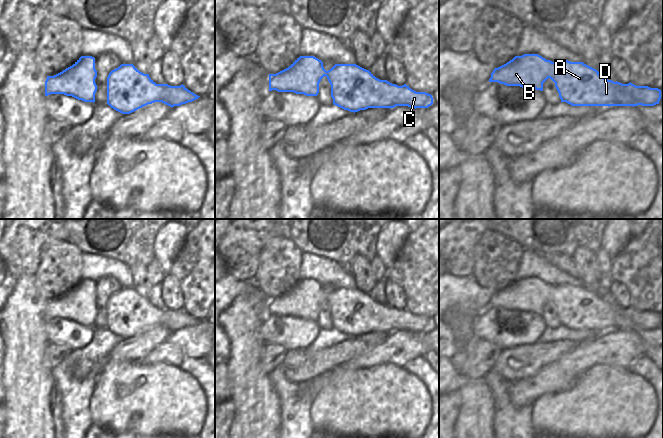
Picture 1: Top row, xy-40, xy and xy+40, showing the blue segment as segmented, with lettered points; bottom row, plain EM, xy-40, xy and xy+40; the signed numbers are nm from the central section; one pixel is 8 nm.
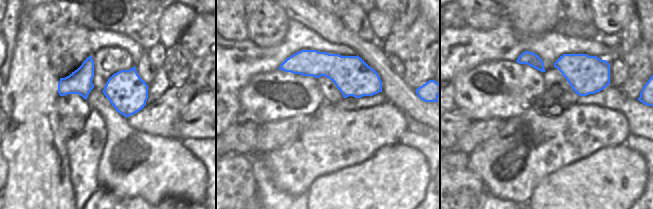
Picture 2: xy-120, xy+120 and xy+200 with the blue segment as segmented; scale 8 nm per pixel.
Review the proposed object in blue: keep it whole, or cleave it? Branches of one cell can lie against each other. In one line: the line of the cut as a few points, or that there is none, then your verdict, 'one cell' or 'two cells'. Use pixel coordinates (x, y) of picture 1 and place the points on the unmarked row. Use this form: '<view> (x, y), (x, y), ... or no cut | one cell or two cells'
no cut | one cell

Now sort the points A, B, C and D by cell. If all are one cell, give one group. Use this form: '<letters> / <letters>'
A B C D

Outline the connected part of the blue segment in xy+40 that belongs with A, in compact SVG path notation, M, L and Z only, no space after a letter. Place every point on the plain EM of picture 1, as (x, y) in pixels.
M538 278L515 280L506 288L495 292L489 306L498 306L506 310L520 310L543 315L543 307L550 302L559 317L561 326L572 330L654 330L659 328L661 314L648 310L636 310L631 306L622 308L604 302L596 293L583 286L562 284L552 286Z

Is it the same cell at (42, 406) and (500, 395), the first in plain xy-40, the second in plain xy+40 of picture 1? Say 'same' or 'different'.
different

